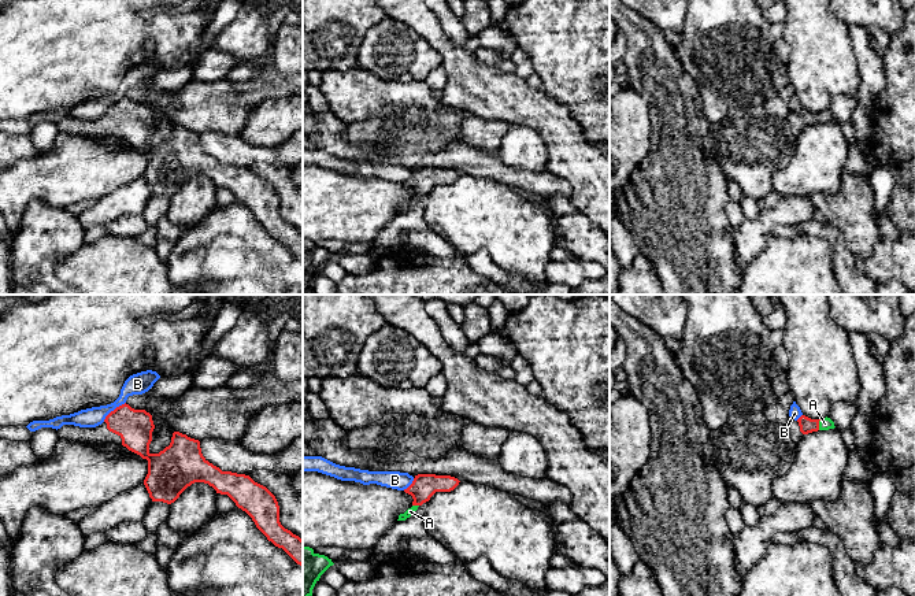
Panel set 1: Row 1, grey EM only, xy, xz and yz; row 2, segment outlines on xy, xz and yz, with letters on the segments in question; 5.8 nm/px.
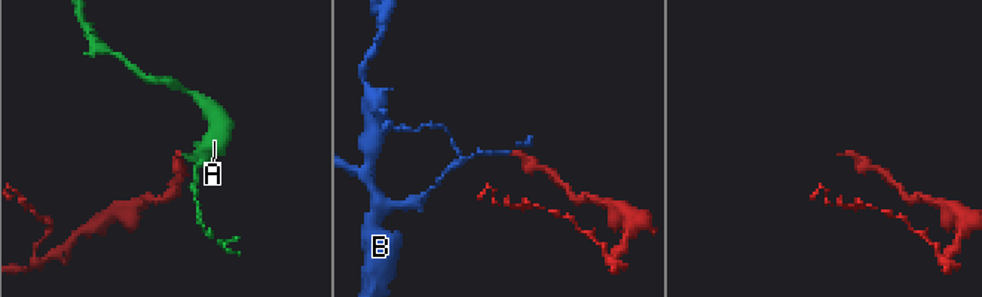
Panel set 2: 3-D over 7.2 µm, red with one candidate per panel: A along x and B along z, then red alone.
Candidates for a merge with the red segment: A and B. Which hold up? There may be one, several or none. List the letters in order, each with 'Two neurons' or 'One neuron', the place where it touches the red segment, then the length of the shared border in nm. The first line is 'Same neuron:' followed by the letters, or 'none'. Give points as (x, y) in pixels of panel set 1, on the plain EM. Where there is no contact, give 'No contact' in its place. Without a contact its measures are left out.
Same neuron: A
A: One neuron. Touches red at yz (818, 118). Shared border 70 nm
B: Two neurons. Touches red at xy (114, 103). Shared border 180 nm

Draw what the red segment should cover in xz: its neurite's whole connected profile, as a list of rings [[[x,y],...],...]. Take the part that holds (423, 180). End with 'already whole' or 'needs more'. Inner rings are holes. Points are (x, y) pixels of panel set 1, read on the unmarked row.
[[[418,167],[412,177],[404,182],[405,186],[411,188],[414,195],[412,200],[404,207],[399,208],[397,214],[405,214],[410,211],[419,199],[429,195],[436,185],[451,185],[459,178],[459,173],[451,169],[436,169],[436,167]]]; needs more

